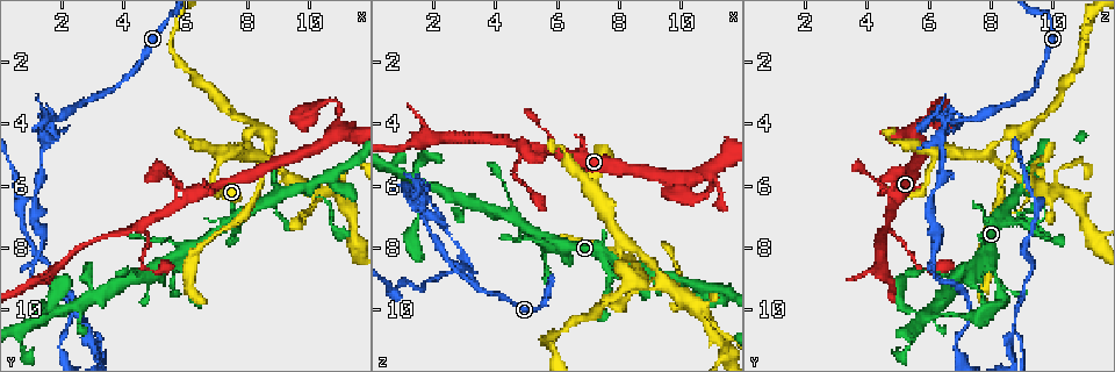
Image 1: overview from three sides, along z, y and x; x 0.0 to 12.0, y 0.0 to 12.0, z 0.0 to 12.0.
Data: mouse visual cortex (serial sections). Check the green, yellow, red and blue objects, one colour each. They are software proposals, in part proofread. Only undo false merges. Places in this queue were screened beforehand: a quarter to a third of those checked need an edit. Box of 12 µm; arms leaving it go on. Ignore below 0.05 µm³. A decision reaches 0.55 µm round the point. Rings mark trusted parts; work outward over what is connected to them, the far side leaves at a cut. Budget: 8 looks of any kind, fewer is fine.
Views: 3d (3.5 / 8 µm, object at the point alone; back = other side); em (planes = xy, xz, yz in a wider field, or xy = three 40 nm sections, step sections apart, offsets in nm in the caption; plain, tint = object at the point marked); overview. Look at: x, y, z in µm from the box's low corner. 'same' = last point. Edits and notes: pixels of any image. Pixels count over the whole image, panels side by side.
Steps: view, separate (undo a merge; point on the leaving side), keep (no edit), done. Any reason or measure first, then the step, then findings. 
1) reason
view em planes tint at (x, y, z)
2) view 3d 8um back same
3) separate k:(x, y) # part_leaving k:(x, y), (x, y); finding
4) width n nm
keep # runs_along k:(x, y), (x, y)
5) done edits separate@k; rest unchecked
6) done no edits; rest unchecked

a narrow waist
view 3d 3.5um at (6.1, 6.4, 5.0)

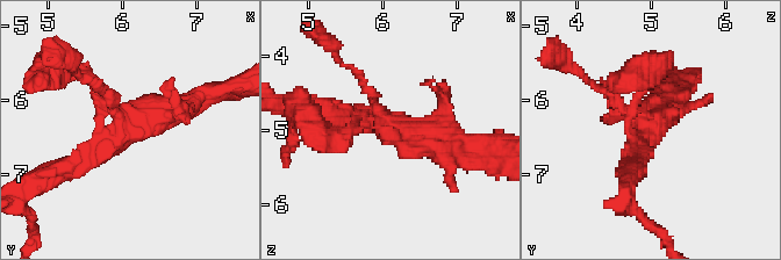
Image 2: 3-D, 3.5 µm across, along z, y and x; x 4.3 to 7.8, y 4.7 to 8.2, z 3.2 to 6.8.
need the tissue
view em xy step 5 tint at (6.20, 6.40, 5.00)

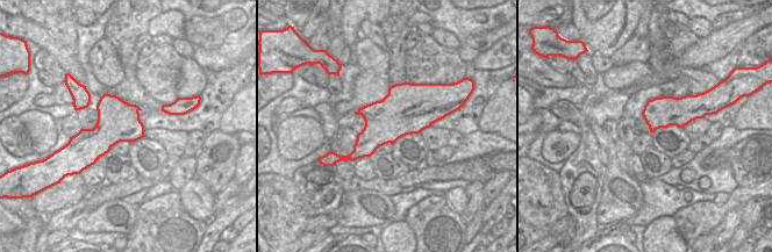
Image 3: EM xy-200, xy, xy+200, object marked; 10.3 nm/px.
keep # runs_along 2:(202, 98), (145, 116), (71, 166); continuous, no second cell

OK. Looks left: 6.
four or more arms meet
view 3d 3.5um at (6.1, 8.1, 7.9)

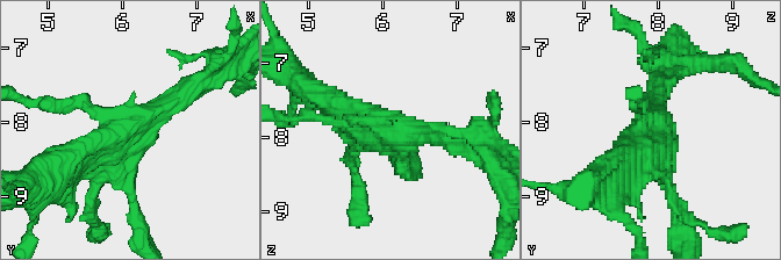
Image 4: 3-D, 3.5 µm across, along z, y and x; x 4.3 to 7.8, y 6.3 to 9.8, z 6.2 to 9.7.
view em xy step 5 tint at (6.10, 8.15, 7.95)

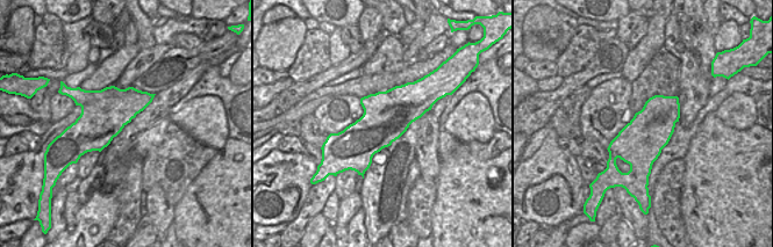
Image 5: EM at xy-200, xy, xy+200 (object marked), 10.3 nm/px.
cut it another way
view em xy step 3 tint same

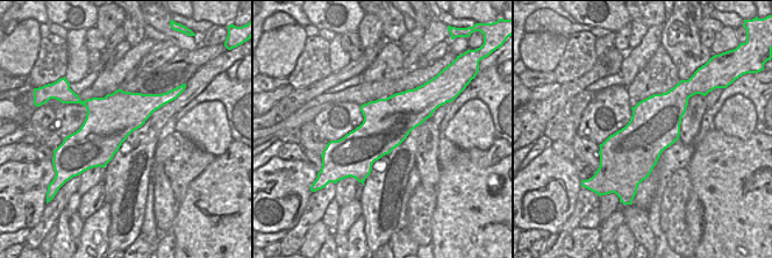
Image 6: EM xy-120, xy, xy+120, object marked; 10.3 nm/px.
keep # runs_along 4:(188, 89), (113, 146), (66, 160); all the same cell

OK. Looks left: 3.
small branch off a trunk
view em xy step 1 tint at (10.4, 6.3, 9.9)

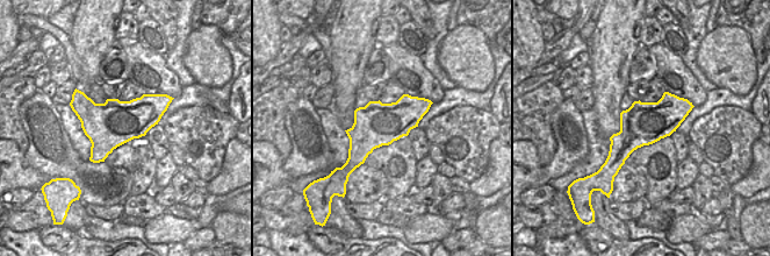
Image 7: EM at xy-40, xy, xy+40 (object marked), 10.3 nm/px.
view 3d 3.5um same

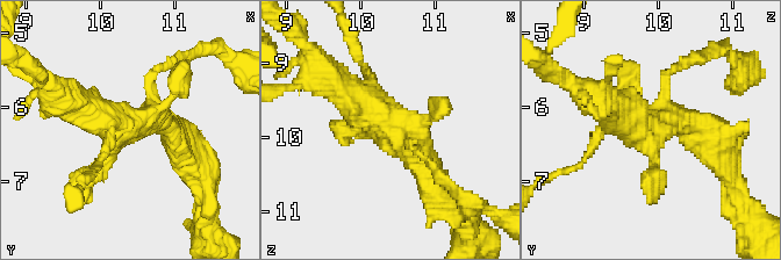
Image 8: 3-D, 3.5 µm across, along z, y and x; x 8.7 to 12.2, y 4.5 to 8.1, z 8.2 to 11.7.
keep # runs_along 8:(336, 85), (418, 153), (436, 189); continuous, no second cell

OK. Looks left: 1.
done no edits; rest unchecked

